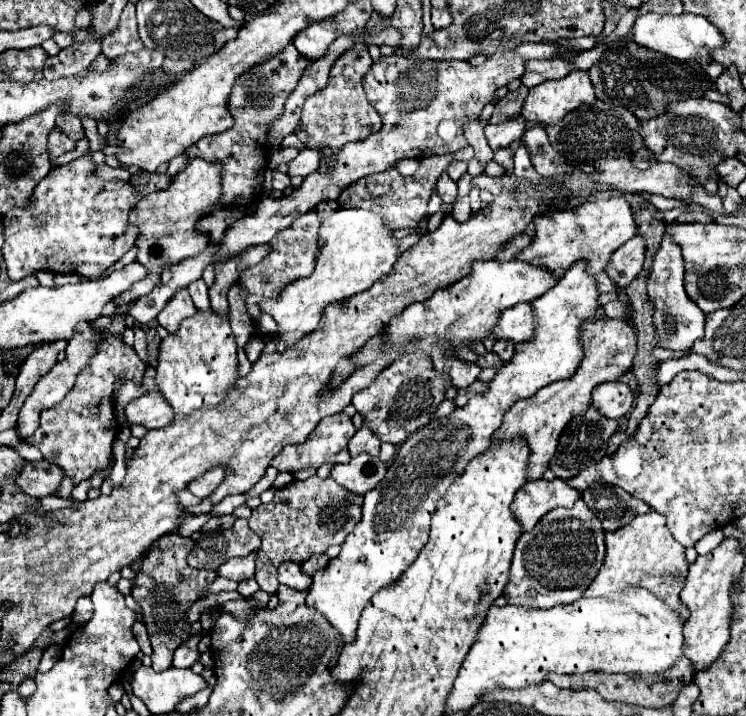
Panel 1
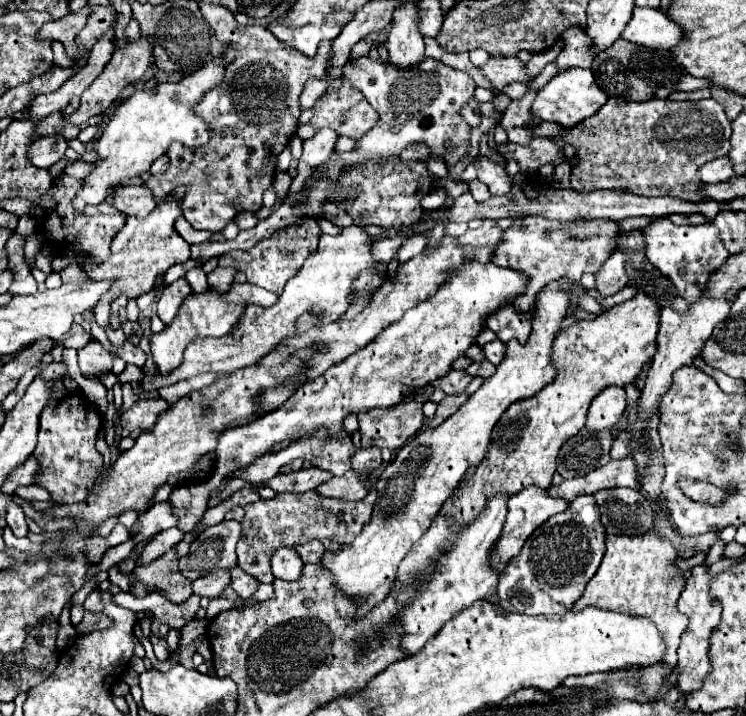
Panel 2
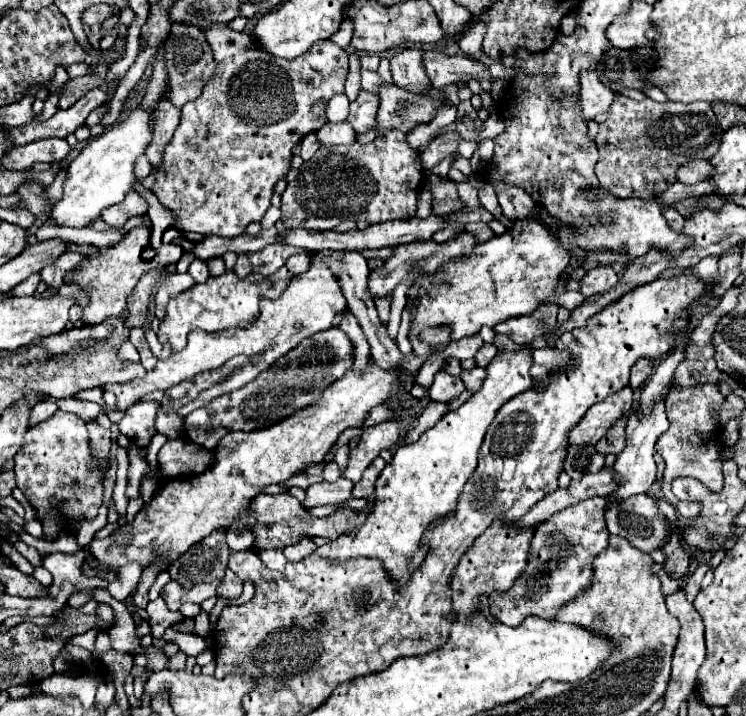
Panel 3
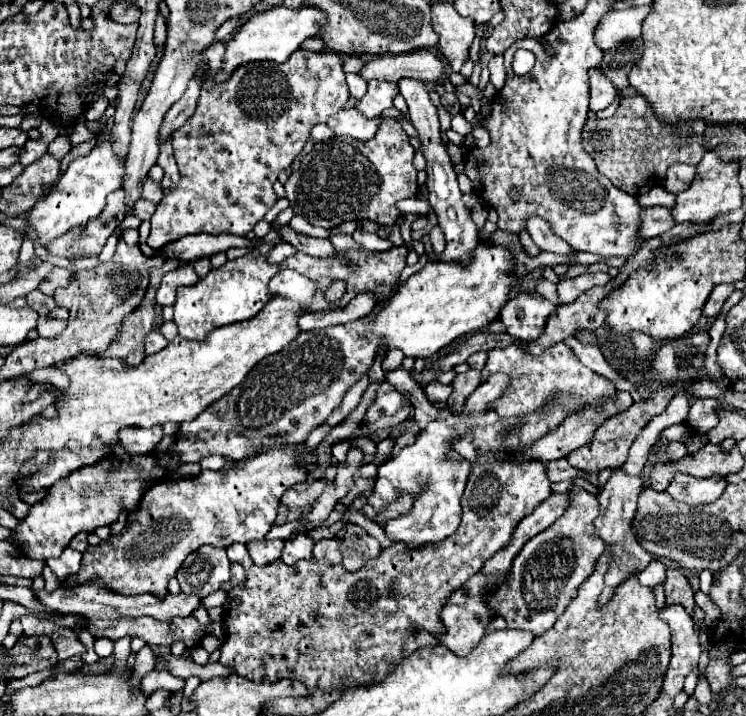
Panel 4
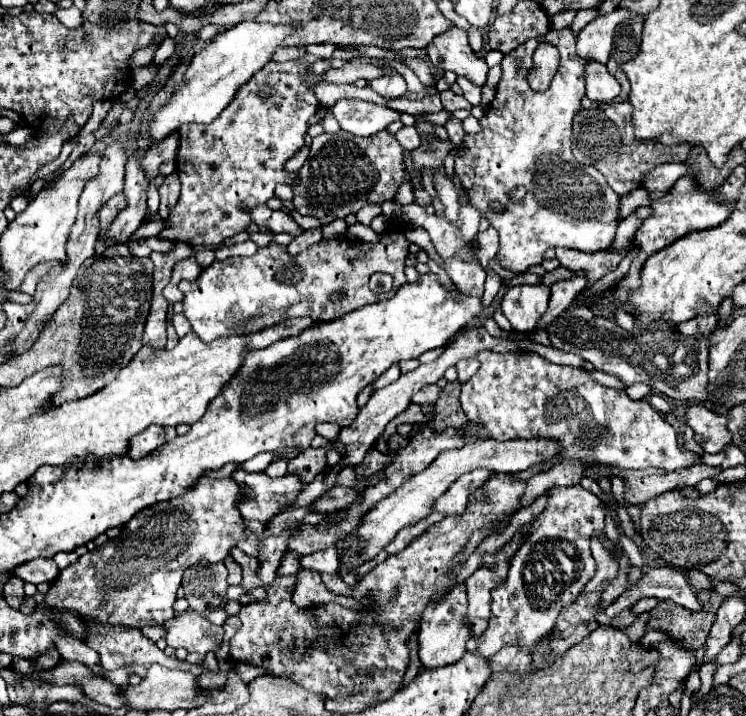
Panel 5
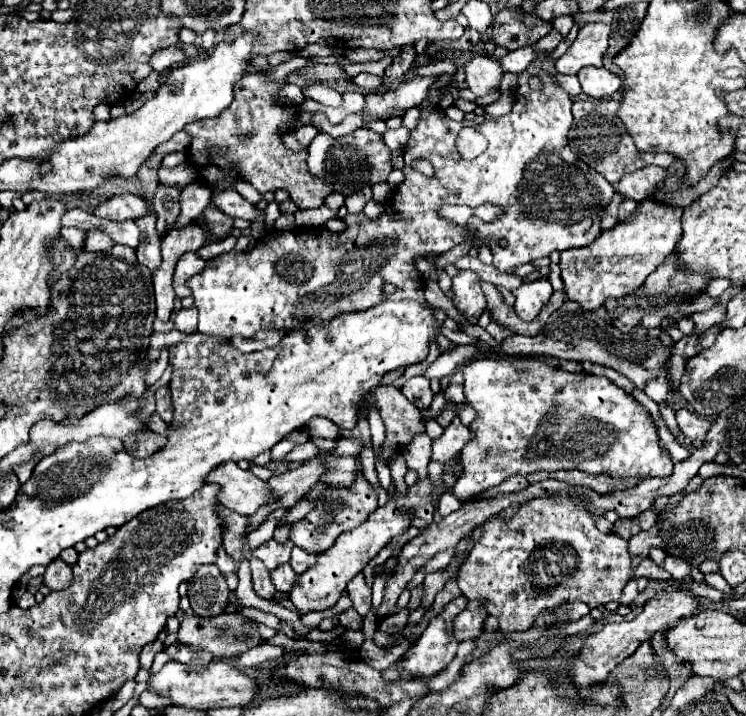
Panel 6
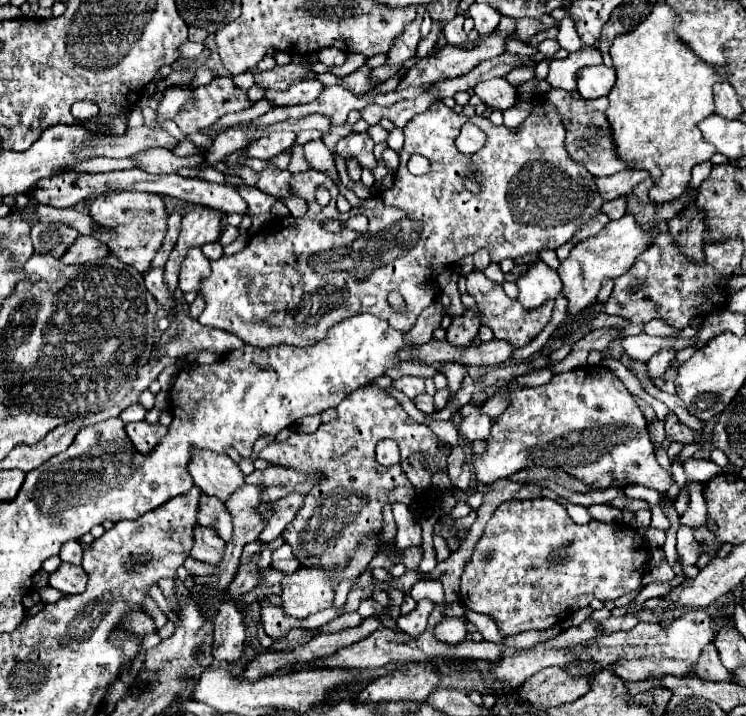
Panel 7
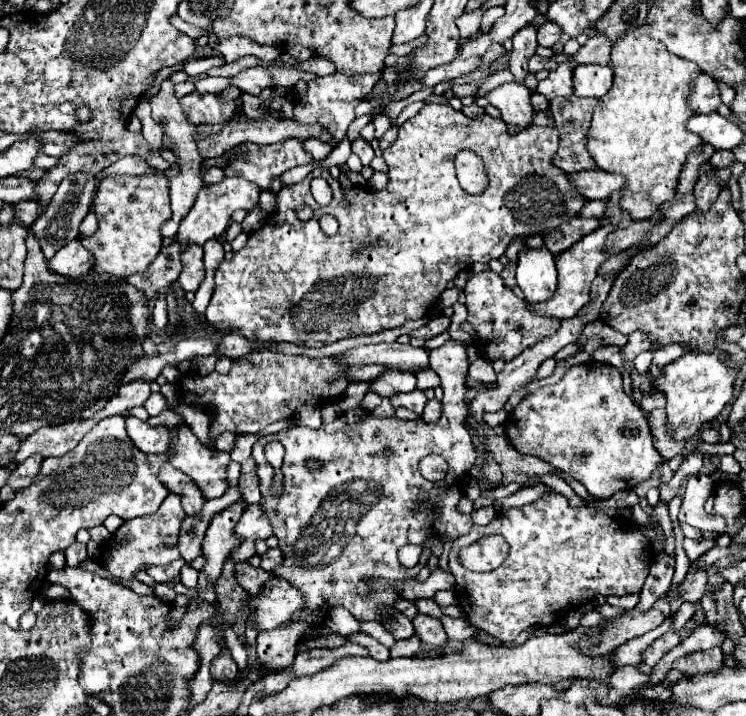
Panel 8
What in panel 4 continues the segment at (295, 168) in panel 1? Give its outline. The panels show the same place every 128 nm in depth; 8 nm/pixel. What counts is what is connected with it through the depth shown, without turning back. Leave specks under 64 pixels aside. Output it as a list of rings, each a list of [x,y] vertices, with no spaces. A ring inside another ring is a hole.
[[[342,108],[340,112],[336,112],[336,114],[332,114],[328,118],[328,126],[336,134],[352,136],[356,140],[370,140],[370,138],[374,138],[380,122],[382,122],[380,116],[378,118],[366,118],[356,108]]]

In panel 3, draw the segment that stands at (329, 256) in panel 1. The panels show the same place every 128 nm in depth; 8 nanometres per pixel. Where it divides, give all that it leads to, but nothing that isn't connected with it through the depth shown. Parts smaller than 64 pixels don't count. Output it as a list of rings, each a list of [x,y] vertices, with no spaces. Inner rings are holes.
[[[328,250],[328,252],[314,254],[310,270],[304,272],[304,274],[296,274],[290,280],[290,284],[286,286],[286,290],[280,294],[280,298],[276,298],[276,300],[268,300],[268,298],[260,300],[260,316],[248,328],[228,328],[228,330],[220,330],[220,332],[192,330],[192,334],[188,334],[188,344],[186,344],[184,350],[172,352],[168,356],[168,360],[160,360],[154,366],[154,370],[146,372],[142,378],[134,378],[134,380],[124,382],[124,384],[104,384],[100,388],[106,390],[106,392],[114,392],[116,394],[114,408],[118,412],[124,412],[124,410],[132,408],[136,402],[140,402],[142,396],[146,396],[150,392],[168,390],[168,388],[180,384],[186,378],[194,378],[200,372],[206,372],[206,370],[222,366],[226,360],[230,360],[234,356],[248,356],[248,362],[244,362],[240,368],[236,368],[238,372],[232,372],[224,382],[214,384],[208,390],[202,390],[192,402],[188,402],[184,408],[178,410],[178,416],[186,418],[192,410],[206,406],[212,398],[242,388],[254,376],[258,376],[262,370],[266,370],[276,358],[280,358],[282,354],[286,354],[288,350],[298,346],[302,338],[310,338],[312,334],[316,334],[320,330],[328,330],[332,326],[334,316],[338,312],[346,310],[346,302],[344,302],[344,294],[342,294],[340,282],[336,280],[332,270],[326,266],[322,256],[340,258],[342,252],[330,252]],[[252,356],[260,356],[260,360],[252,362]]]

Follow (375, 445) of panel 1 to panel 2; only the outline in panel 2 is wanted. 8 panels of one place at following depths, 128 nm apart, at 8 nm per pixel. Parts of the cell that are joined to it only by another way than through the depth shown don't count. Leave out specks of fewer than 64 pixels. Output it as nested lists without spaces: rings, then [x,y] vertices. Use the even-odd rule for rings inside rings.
[[[366,448],[366,450],[356,450],[352,456],[352,468],[362,474],[374,474],[382,466],[382,456],[378,448]]]

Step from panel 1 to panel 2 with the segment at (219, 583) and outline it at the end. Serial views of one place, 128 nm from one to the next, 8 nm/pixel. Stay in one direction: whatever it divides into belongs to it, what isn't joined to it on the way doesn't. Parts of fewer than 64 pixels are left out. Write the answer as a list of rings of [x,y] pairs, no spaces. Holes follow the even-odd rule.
[[[118,592],[112,596],[112,602],[134,610],[134,612],[154,612],[154,620],[152,620],[152,634],[156,634],[158,638],[166,638],[170,630],[178,630],[182,628],[190,618],[196,616],[198,608],[200,608],[200,598],[190,596],[186,602],[182,604],[172,604],[168,600],[164,600],[160,594],[150,594],[146,598],[134,598],[132,594],[126,592]]]

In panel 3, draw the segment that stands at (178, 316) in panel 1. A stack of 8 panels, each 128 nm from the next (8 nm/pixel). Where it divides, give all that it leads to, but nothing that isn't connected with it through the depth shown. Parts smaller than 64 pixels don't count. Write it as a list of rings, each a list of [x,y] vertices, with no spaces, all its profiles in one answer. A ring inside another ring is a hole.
[[[188,272],[164,276],[158,282],[158,288],[156,288],[156,294],[154,294],[154,300],[156,300],[156,318],[164,318],[168,298],[172,298],[172,296],[188,290],[192,284],[194,284],[194,278]]]

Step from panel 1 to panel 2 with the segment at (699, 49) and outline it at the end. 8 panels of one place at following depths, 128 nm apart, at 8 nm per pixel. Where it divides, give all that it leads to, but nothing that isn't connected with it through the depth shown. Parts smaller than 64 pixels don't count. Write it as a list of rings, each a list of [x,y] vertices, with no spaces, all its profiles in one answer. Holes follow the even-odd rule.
[[[636,6],[620,38],[654,50],[670,50],[680,42],[682,30],[662,10]]]

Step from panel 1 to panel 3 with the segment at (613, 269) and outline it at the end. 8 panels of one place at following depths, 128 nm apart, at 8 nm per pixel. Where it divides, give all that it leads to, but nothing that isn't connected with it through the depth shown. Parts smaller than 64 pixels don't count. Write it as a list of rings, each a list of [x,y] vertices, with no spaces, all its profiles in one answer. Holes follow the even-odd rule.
[[[598,266],[594,270],[588,270],[586,276],[580,280],[580,292],[584,296],[592,296],[614,288],[616,282],[618,282],[618,274],[610,266]]]

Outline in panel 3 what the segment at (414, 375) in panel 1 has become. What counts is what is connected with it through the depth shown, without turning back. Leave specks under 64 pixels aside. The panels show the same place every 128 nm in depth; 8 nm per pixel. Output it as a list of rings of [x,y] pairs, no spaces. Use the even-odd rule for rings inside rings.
[[[382,422],[378,426],[366,428],[360,436],[358,446],[350,450],[344,478],[348,478],[352,484],[360,482],[362,470],[368,468],[368,464],[380,454],[380,450],[388,450],[394,444],[398,444],[400,436],[402,436],[402,430],[398,422]]]

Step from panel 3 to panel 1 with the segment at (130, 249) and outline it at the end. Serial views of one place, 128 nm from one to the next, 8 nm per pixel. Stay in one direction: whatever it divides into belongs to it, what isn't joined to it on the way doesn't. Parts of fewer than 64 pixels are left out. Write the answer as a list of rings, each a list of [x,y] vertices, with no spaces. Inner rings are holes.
[[[194,158],[174,178],[174,182],[166,190],[148,194],[148,196],[144,196],[144,200],[136,202],[136,206],[132,208],[132,214],[128,218],[128,224],[132,224],[138,232],[136,242],[134,242],[138,248],[136,262],[140,262],[142,266],[148,268],[148,276],[144,278],[146,286],[134,282],[124,294],[116,296],[112,300],[116,306],[130,304],[132,300],[148,294],[160,282],[164,268],[178,264],[184,258],[192,258],[192,256],[198,256],[200,252],[204,252],[210,238],[206,234],[196,232],[194,224],[200,220],[202,214],[206,214],[216,204],[218,198],[220,198],[220,166],[202,162],[200,158]]]

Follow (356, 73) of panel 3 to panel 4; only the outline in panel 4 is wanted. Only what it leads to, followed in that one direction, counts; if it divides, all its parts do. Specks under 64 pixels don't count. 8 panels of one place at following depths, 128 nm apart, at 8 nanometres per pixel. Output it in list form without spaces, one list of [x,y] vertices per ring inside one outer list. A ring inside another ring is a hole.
[[[355,73],[346,74],[346,82],[349,89],[349,94],[356,100],[361,100],[367,91],[367,82]]]

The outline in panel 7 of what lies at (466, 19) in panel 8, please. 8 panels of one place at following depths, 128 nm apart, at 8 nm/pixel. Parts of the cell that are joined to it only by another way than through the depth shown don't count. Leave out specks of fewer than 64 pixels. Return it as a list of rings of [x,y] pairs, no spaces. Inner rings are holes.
[[[456,16],[452,22],[448,22],[448,26],[444,26],[444,34],[448,44],[464,44],[468,40],[468,34],[464,32],[464,16]]]

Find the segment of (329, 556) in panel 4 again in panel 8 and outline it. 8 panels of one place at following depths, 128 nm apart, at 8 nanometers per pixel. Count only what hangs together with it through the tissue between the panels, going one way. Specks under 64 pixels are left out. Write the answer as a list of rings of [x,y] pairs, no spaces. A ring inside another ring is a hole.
[[[268,548],[260,558],[262,558],[260,568],[264,568],[264,570],[272,570],[272,568],[276,568],[276,566],[280,564],[282,554],[280,554],[280,550],[278,550],[278,548]]]

